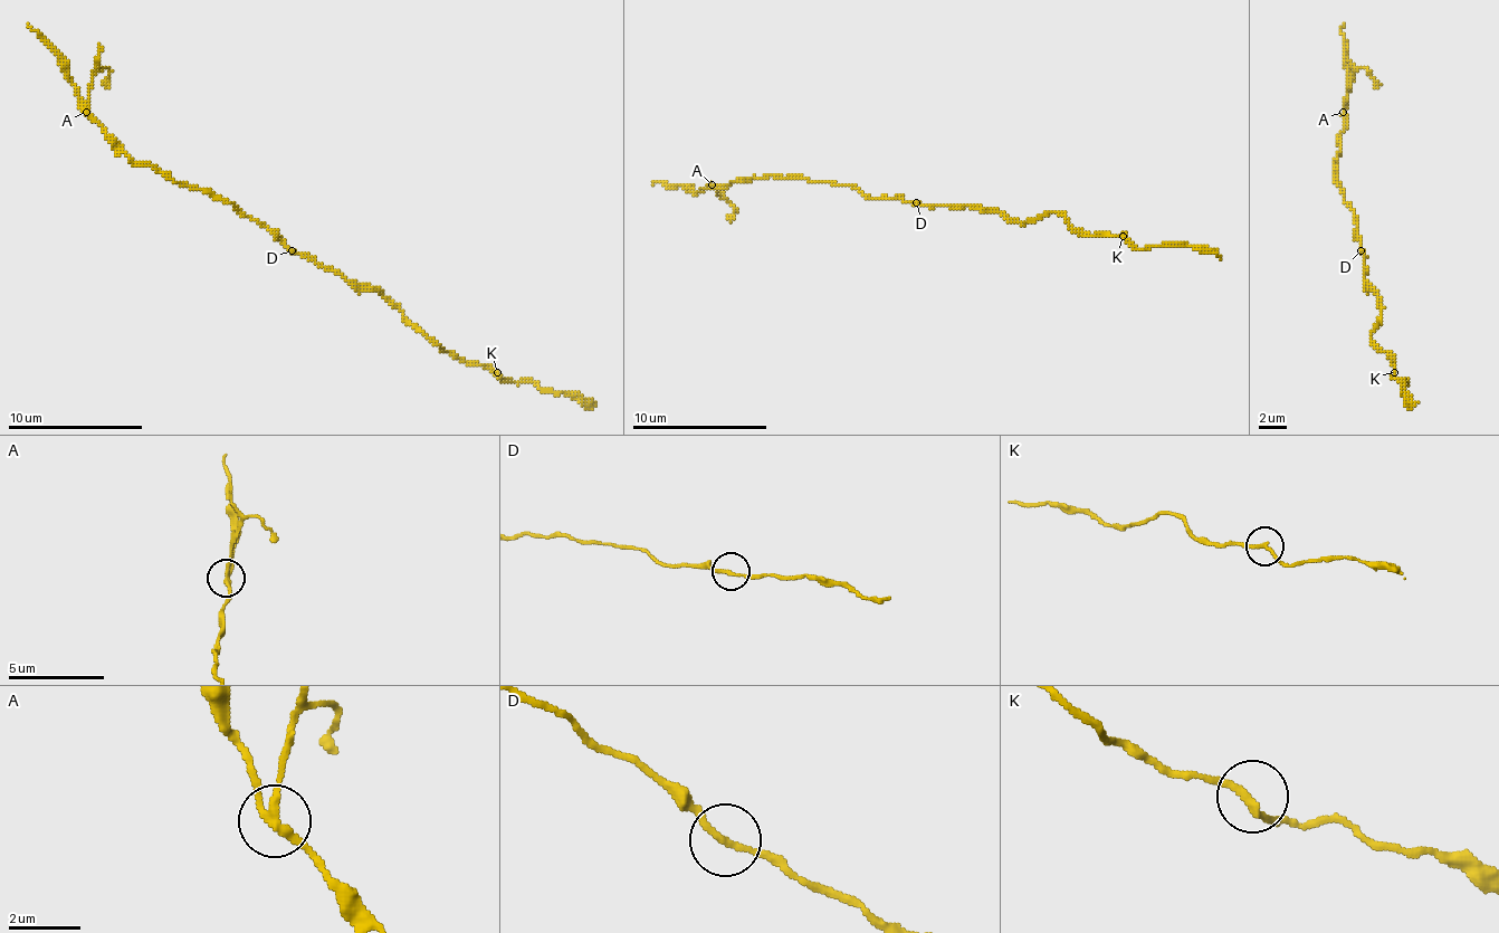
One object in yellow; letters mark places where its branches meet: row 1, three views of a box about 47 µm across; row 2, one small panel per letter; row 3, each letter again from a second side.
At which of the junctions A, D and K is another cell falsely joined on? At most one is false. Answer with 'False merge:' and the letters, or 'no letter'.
False merge: A

